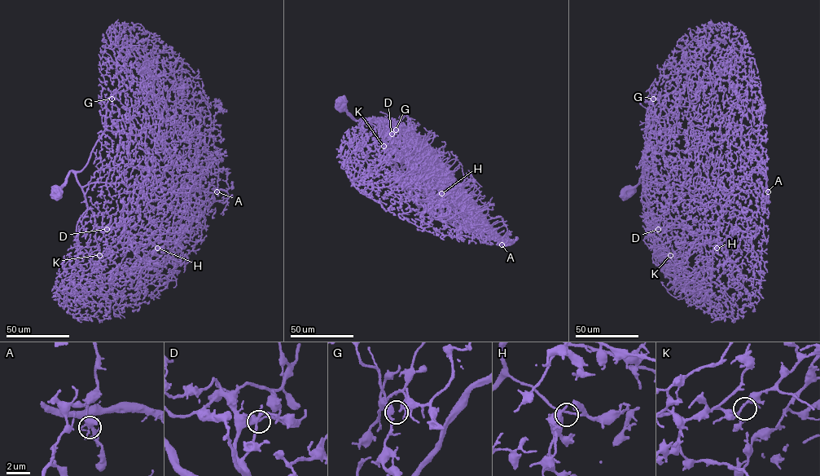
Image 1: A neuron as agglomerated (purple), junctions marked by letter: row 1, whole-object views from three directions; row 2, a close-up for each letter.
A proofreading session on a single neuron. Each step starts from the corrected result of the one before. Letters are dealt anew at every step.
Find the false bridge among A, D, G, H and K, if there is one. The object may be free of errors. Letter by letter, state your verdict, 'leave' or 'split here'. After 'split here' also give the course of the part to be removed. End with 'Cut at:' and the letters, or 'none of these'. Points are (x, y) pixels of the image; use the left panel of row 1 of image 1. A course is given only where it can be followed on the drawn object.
A: split here | (217, 191), (226, 191), (229, 187), (228, 173), (225, 169), (220, 169)
D: leave
G: leave
H: leave
K: leave
Cut at: A

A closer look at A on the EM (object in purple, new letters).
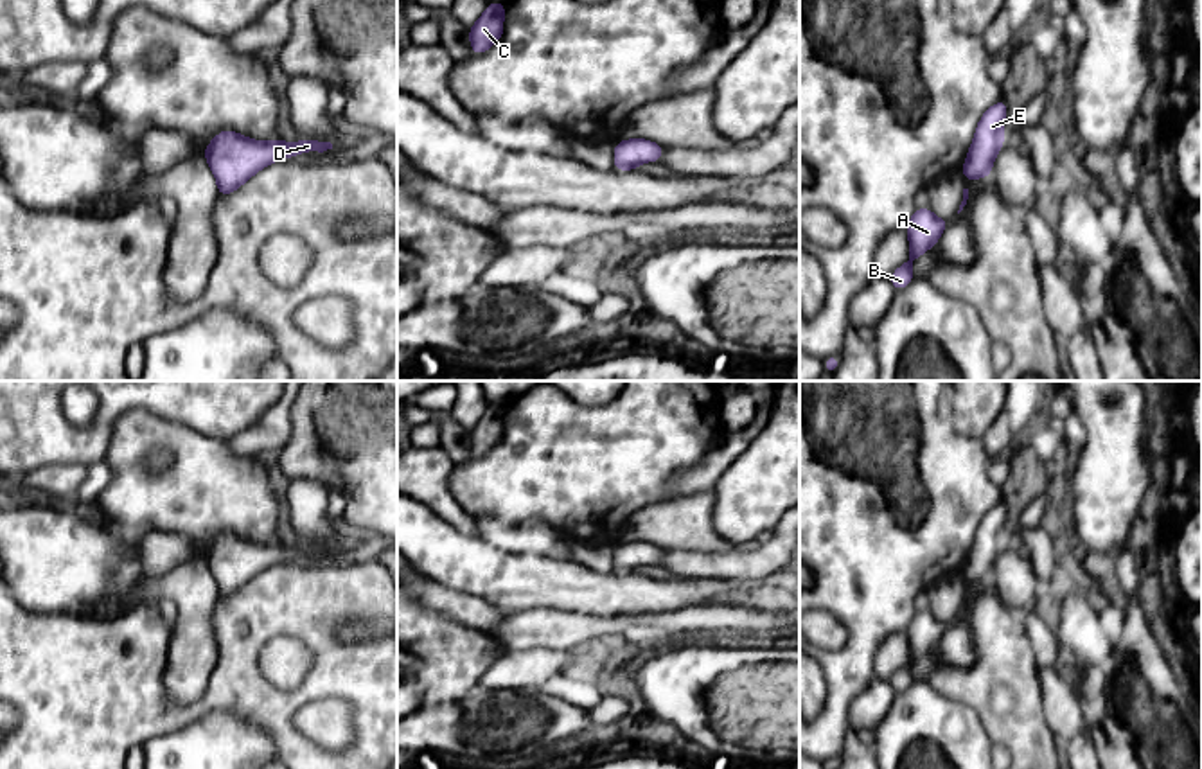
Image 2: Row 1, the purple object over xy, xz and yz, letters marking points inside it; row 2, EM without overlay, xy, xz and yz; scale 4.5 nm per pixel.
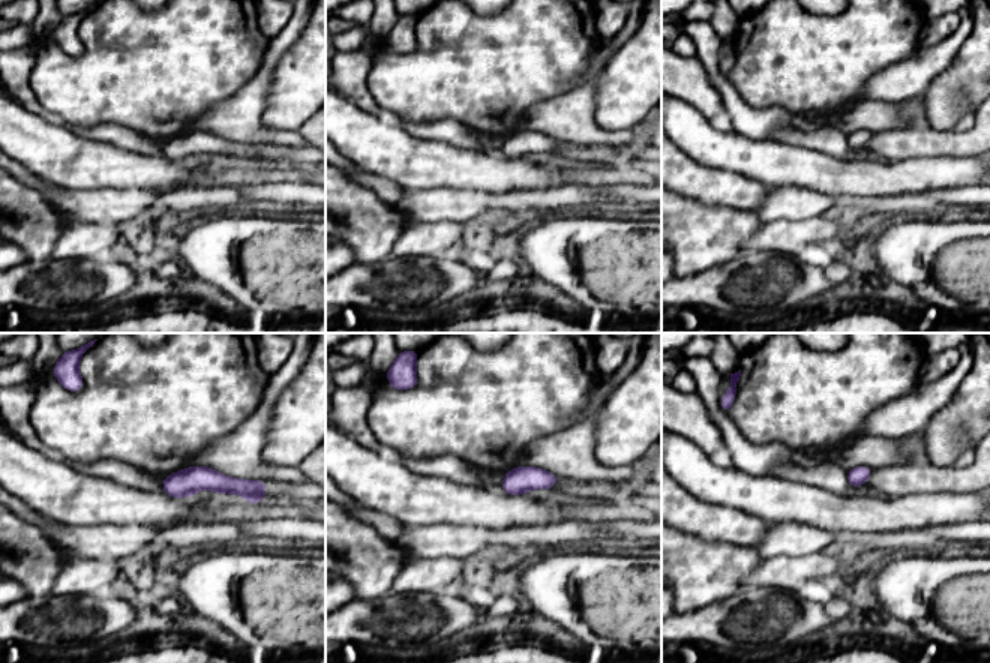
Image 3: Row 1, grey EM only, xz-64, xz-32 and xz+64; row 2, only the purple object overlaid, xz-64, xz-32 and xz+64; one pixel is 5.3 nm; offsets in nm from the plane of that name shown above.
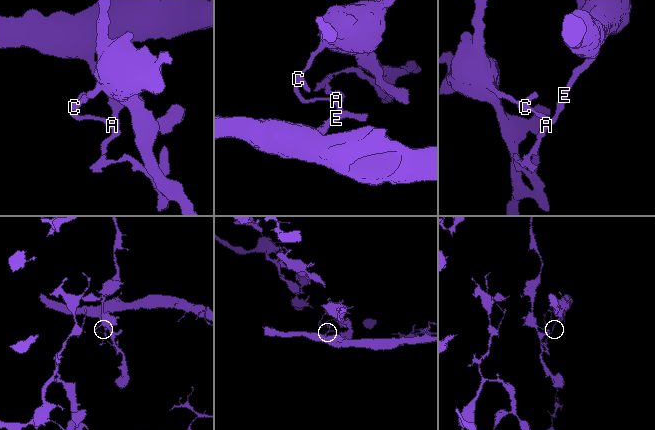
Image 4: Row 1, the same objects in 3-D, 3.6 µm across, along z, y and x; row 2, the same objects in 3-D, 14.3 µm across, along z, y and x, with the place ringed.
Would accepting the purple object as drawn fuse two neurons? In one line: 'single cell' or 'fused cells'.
fused cells

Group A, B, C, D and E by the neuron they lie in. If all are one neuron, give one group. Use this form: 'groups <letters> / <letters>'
groups A B C / D E

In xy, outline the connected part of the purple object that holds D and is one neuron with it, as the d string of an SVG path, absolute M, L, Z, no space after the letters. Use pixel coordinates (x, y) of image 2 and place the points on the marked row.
M225 129L214 137L214 140L203 151L210 169L255 169L261 171L266 165L302 155L305 151L323 153L332 149L331 142L322 140L298 140L295 144L275 140L259 142L246 138L235 131Z

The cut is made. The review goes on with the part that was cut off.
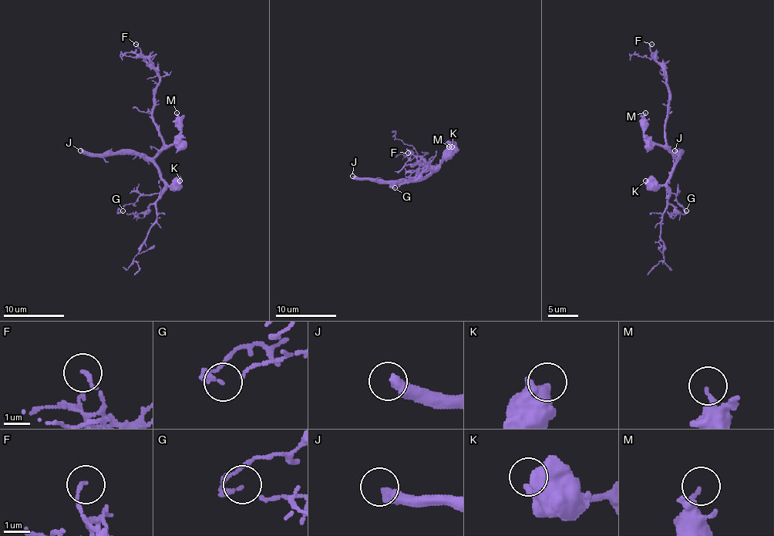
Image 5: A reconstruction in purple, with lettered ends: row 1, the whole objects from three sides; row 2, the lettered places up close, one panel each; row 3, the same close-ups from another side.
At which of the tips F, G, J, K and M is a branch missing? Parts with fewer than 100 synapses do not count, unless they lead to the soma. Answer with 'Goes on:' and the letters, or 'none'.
Goes on: J

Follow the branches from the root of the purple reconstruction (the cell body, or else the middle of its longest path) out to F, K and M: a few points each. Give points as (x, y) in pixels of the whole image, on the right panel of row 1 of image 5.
F: (670, 153), (665, 138), (668, 105), (667, 73), (651, 53), (651, 44)
K: (670, 153), (676, 160), (671, 176), (662, 185), (651, 185), (645, 180)
M: (670, 153), (662, 146), (654, 144), (644, 133), (645, 112)

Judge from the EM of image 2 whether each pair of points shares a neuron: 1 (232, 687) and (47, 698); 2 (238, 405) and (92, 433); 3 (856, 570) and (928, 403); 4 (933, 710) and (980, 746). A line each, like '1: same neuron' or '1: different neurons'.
1: same neuron
2: same neuron
3: same neuron
4: same neuron

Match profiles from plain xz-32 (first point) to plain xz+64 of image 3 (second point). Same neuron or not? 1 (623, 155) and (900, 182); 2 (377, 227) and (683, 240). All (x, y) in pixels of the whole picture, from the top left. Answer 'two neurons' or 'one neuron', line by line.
1: two neurons
2: one neuron

